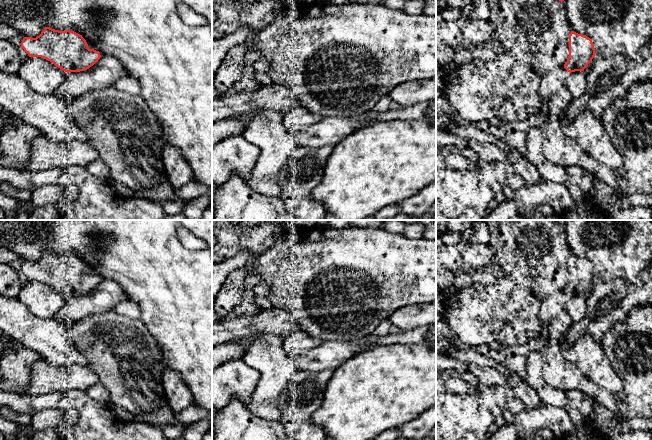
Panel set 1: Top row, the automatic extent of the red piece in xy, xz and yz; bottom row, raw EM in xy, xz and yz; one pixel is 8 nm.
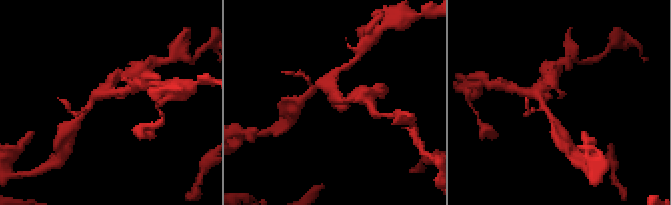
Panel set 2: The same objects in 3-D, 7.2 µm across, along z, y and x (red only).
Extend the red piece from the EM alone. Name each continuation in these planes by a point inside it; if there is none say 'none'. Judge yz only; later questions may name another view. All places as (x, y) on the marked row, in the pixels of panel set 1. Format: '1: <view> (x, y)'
1: yz (554, 80)

